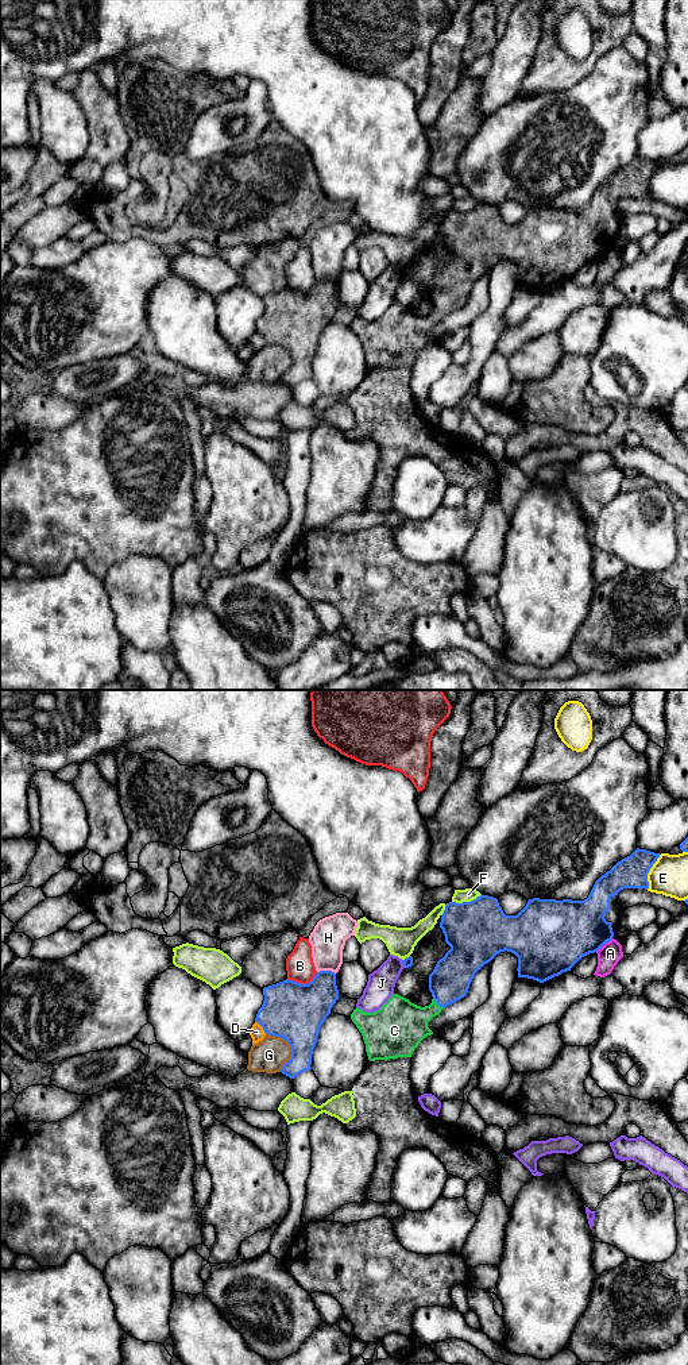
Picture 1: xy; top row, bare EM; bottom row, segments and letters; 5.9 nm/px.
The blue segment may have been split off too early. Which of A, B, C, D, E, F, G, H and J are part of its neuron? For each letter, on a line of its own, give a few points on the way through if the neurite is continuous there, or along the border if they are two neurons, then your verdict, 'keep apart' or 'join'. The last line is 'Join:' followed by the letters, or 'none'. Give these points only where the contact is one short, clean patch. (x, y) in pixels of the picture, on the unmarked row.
A: keep apart
B: keep apart
C: way xy (449, 290), (437, 312), (425, 323), (402, 334); join
D: border xy (255, 330), (266, 342); keep apart
E: keep apart
F: keep apart
G: border xy (266, 342), (282, 346), (290, 357), (290, 366), (281, 380); keep apart
H: keep apart
J: keep apart
Join: C

